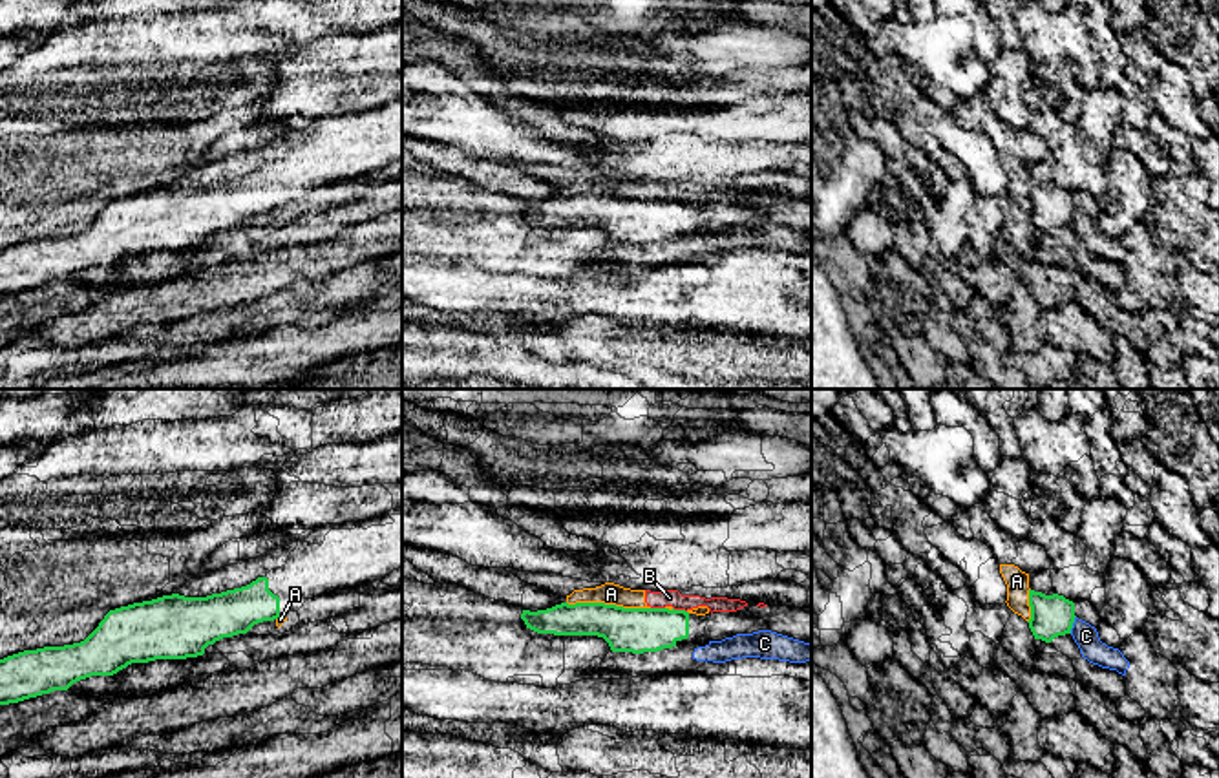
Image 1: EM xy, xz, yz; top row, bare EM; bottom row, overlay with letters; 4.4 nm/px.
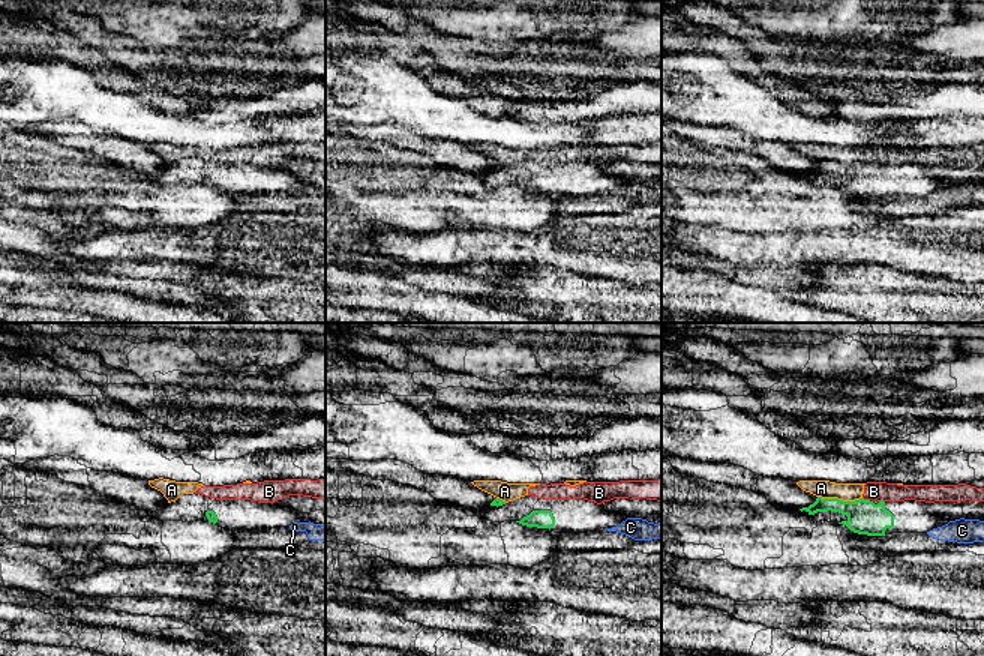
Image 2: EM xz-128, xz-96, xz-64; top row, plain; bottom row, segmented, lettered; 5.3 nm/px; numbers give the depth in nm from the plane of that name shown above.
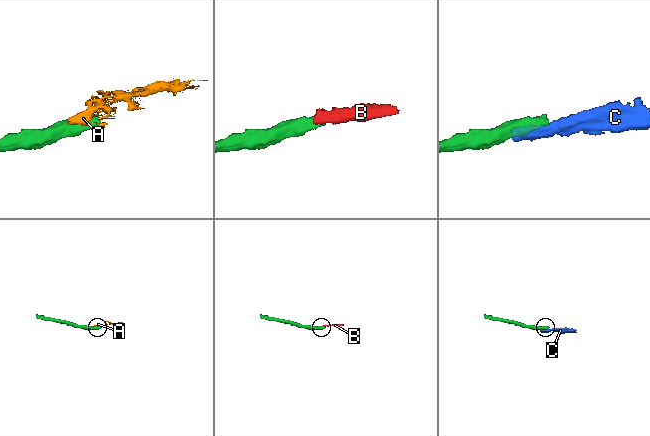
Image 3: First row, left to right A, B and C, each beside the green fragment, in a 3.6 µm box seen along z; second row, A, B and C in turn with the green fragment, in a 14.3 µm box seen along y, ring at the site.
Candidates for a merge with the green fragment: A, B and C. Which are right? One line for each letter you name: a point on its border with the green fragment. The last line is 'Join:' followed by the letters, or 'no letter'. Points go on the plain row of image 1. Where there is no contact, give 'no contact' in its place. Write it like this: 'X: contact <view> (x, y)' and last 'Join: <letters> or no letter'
Join: no letter

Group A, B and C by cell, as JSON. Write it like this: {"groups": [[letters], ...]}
{"groups": [["A", "B"], ["C"]]}

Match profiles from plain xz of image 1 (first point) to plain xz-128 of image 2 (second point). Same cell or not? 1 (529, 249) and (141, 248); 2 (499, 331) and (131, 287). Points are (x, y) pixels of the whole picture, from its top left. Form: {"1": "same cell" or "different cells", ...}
{"1": "different cells", "2": "same cell"}

